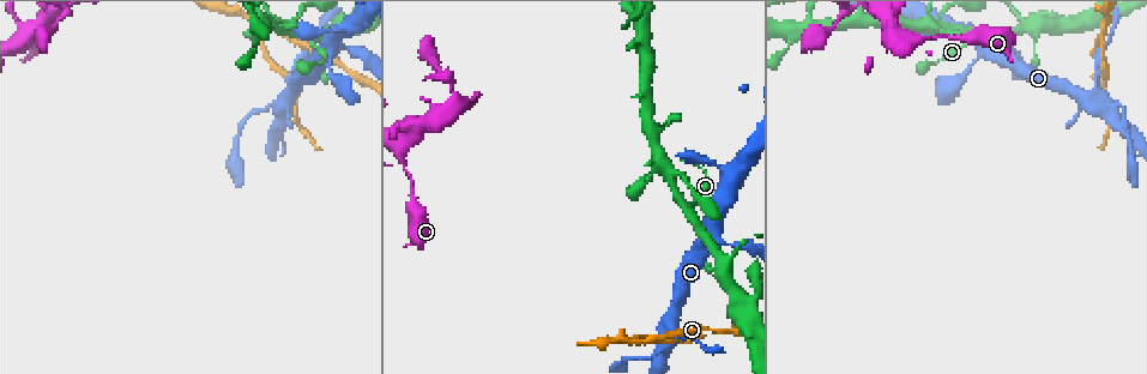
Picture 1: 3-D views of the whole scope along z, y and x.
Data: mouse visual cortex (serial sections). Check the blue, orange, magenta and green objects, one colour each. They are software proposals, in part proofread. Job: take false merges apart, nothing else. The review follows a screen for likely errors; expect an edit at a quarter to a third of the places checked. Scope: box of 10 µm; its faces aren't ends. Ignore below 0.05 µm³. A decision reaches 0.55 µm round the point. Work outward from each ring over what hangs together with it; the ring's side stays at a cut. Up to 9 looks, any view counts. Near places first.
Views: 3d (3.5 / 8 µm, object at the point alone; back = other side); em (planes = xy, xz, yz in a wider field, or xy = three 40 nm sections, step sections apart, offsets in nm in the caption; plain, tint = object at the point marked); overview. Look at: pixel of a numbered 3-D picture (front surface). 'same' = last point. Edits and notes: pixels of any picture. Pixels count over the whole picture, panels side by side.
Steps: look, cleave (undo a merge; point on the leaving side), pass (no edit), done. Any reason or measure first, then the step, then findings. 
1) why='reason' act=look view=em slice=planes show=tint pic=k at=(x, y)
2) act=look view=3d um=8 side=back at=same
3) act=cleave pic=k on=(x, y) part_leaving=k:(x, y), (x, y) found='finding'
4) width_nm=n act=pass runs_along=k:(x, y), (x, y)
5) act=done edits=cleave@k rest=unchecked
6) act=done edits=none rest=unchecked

why='thin neck' act=look view=3d um=3.5 side=back pic=1 at=(932, 26)

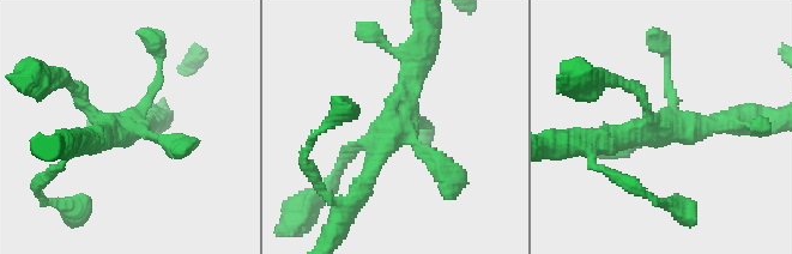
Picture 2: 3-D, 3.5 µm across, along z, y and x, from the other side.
why='now the EM' act=look view=em slice=xy step=5 show=tint pic=2 at=(666, 129)

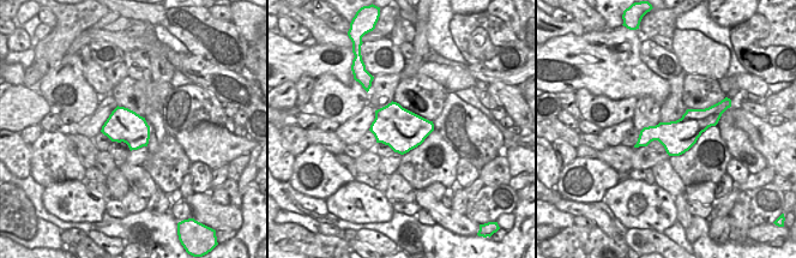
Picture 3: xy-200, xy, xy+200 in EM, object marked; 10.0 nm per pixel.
act=pass runs_along=2:(357, 195), (401, 115), (416, 54) found='all the same cell'

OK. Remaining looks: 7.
why='narrows sharply' act=look view=3d um=3.5 pic=1 at=(792, 33)

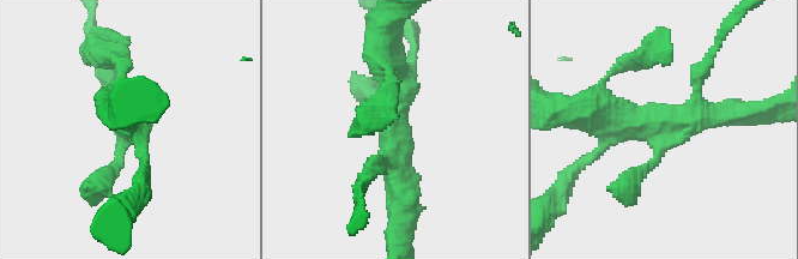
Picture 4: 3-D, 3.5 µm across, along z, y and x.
arms=4 arm_widths_nm=150,200,300,350 act=look view=em slice=xy step=1 show=tint pic=4 at=(395, 133)

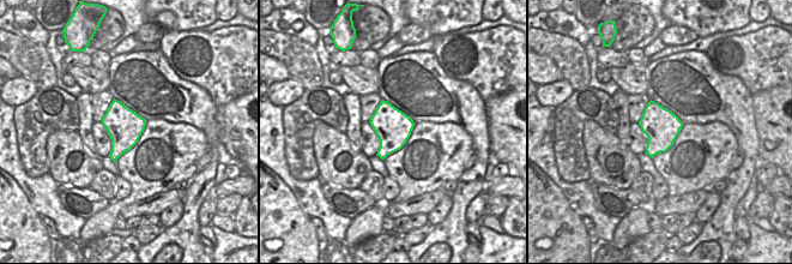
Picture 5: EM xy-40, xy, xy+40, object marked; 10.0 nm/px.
act=pass runs_along=4:(401, 204), (398, 82), (387, 76) found='all the same cell'

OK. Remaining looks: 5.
why='small branch off a trunk' act=look view=3d um=8 pic=1 at=(838, 22)

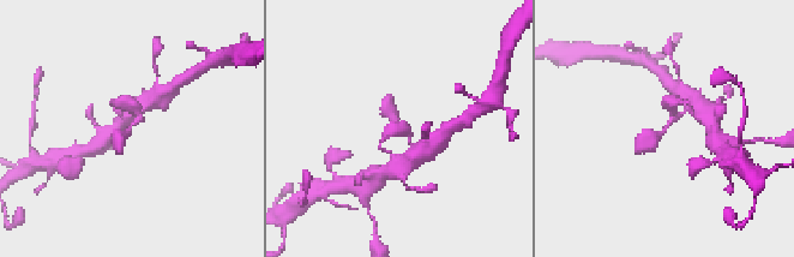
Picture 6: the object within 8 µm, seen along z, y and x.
why='closer look' act=look view=3d um=3.5 at=same

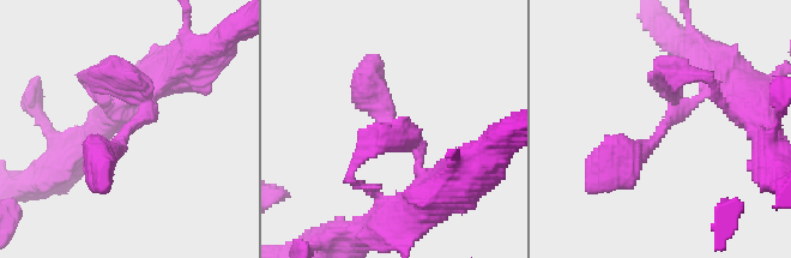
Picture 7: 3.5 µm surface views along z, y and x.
arms=3 arm_widths_nm=150,250,450 act=look view=em slice=planes show=tint pic=7 at=(126, 133)

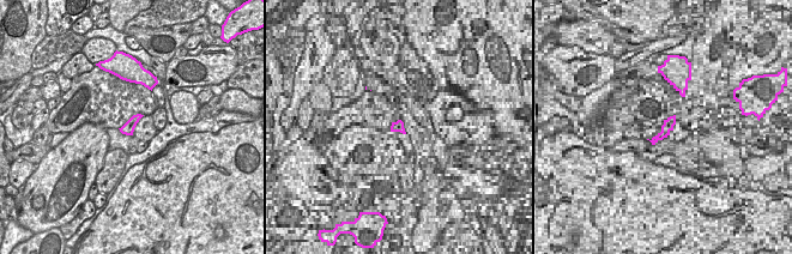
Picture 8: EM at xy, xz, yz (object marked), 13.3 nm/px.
act=pass runs_along=7:(712, 92), (602, 170) found='all the same cell'

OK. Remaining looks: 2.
act=done edits=none rest=unchecked

